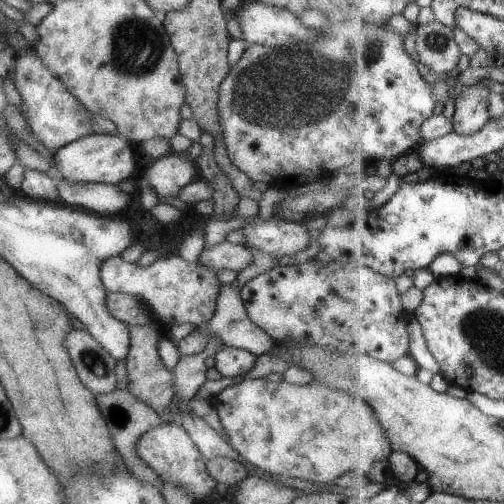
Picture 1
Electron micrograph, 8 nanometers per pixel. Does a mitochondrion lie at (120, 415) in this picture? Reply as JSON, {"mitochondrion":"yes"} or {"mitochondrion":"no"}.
{"mitochondrion":"yes"}

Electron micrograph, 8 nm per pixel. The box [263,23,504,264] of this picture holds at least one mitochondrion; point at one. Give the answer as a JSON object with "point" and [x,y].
{"point":[436,42]}

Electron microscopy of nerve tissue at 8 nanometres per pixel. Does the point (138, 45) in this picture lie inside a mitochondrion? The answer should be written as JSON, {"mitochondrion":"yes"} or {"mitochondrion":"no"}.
{"mitochondrion":"yes"}

